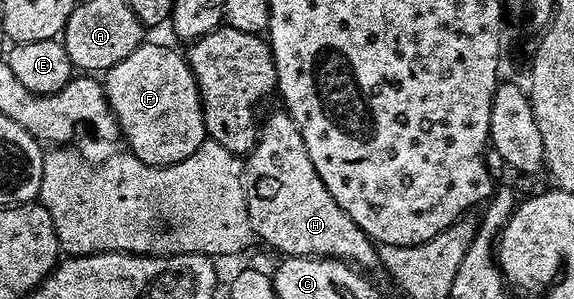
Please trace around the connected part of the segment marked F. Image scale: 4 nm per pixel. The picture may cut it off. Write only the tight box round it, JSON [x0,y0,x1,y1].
[103,43,207,165]

